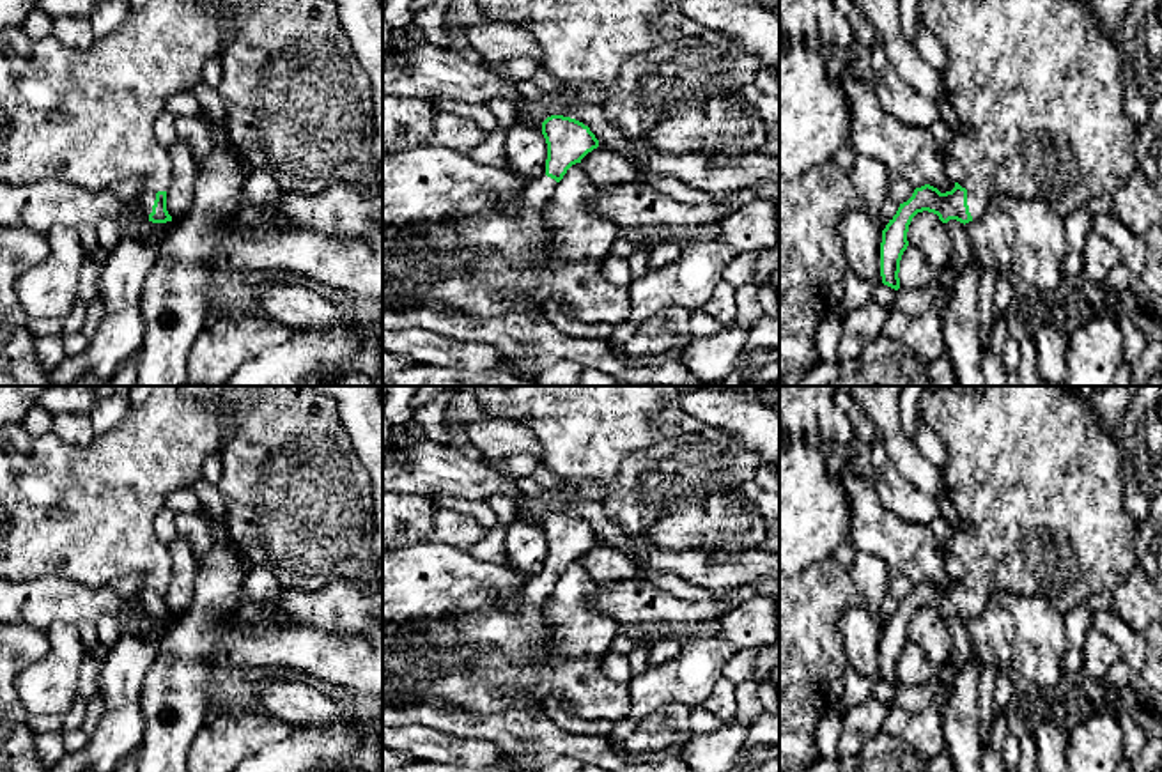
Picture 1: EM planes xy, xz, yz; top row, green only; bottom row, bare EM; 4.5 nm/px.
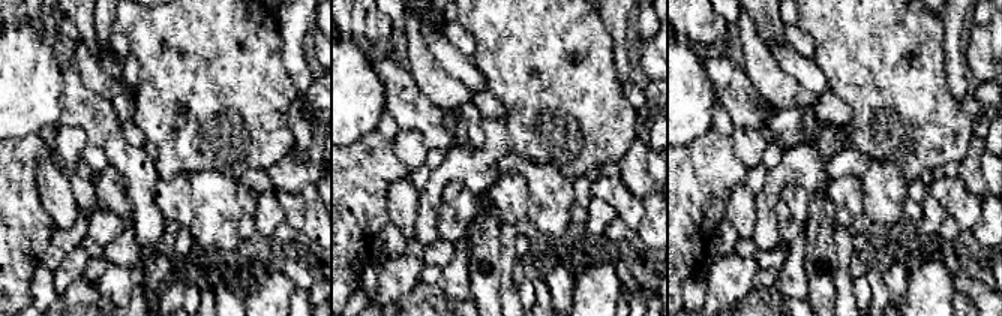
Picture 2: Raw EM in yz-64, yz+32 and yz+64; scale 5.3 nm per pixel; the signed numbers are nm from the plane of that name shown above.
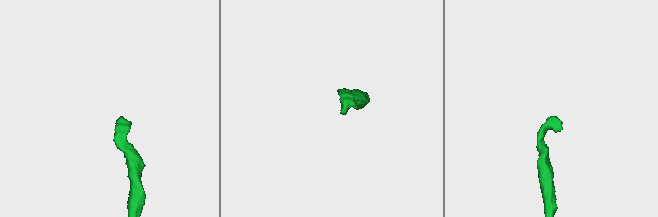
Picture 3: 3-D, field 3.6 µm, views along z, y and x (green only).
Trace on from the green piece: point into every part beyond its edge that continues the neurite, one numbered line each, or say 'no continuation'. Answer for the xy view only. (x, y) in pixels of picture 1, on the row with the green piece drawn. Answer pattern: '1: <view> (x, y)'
1: xy (85, 117)

